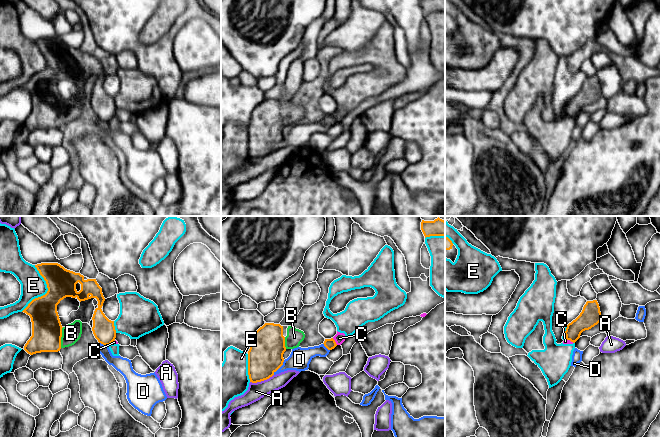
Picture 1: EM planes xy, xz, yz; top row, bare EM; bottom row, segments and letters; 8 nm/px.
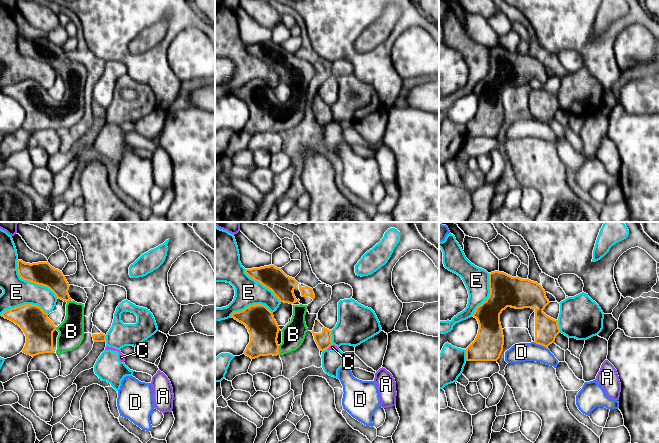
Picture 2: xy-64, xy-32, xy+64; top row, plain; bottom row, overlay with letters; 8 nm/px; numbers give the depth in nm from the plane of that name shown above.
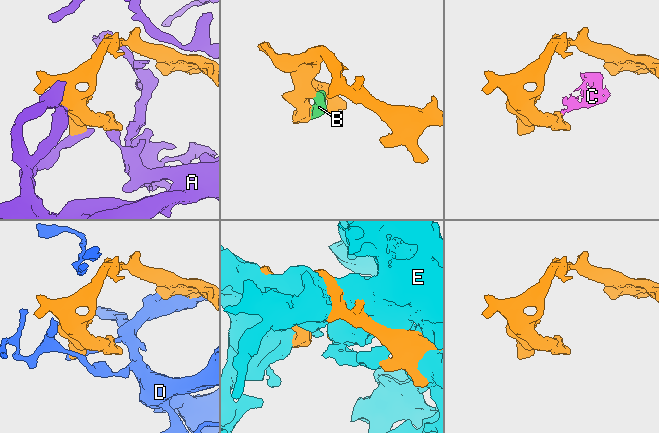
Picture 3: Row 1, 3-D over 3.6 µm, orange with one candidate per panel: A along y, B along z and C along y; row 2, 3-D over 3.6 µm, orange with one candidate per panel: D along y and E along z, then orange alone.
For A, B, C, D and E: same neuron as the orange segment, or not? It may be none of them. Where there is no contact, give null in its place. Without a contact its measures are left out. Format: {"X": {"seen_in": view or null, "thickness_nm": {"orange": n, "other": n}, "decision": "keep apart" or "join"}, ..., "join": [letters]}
{"A": {"seen_in": "xz", "thickness_nm": {"orange": 280, "other": 140}, "decision": "keep apart"}, "B": {"seen_in": "xy", "thickness_nm": {"orange": 240, "other": 160}, "decision": "join"}, "C": {"seen_in": "xz", "thickness_nm": {"orange": 90, "other": 90}, "decision": "keep apart"}, "D": {"seen_in": "xz", "thickness_nm": {"orange": 280, "other": 170}, "decision": "keep apart"}, "E": {"seen_in": "xy", "thickness_nm": {"orange": 240, "other": 200}, "decision": "keep apart"}, "join": ["B"]}

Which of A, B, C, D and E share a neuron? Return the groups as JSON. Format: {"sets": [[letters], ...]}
{"sets": [["A"], ["B"], ["C", "E"], ["D"]]}

